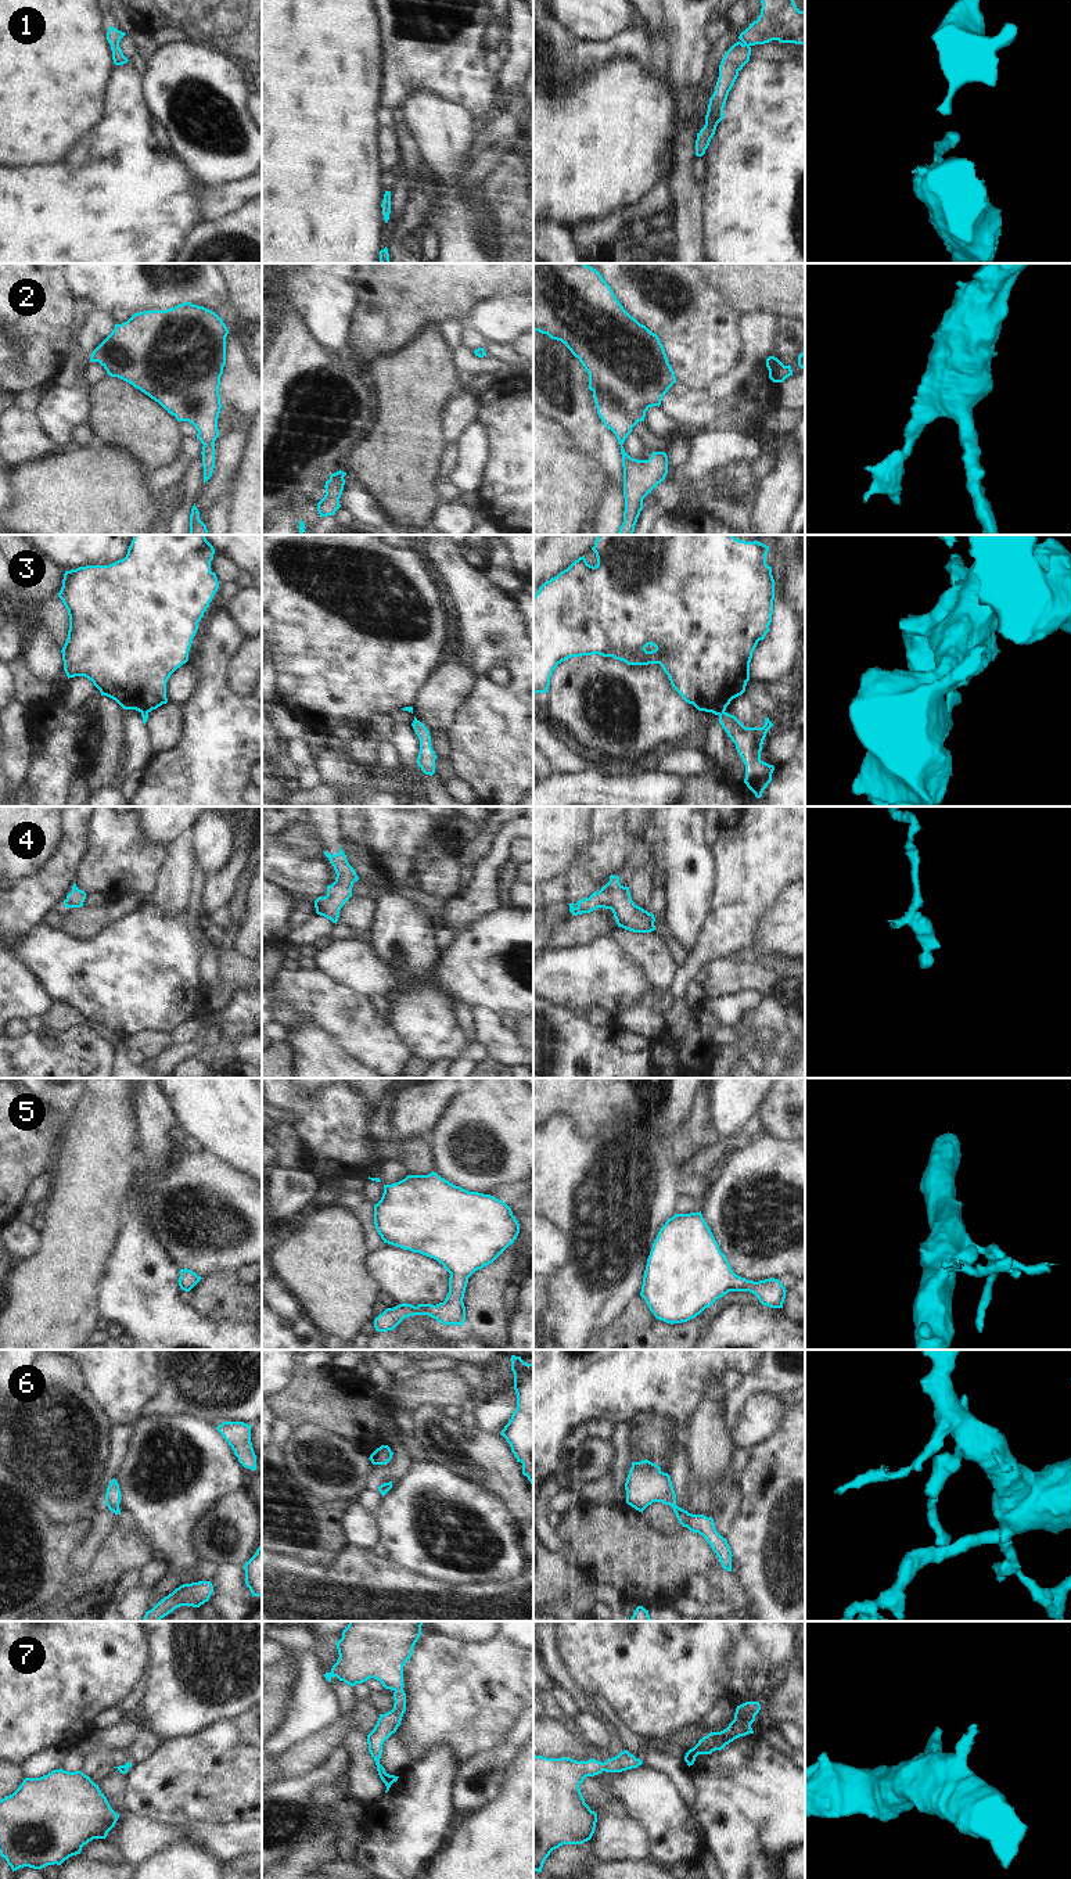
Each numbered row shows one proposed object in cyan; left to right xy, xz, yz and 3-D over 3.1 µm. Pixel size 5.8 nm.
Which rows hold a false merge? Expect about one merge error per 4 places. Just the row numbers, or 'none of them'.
3

